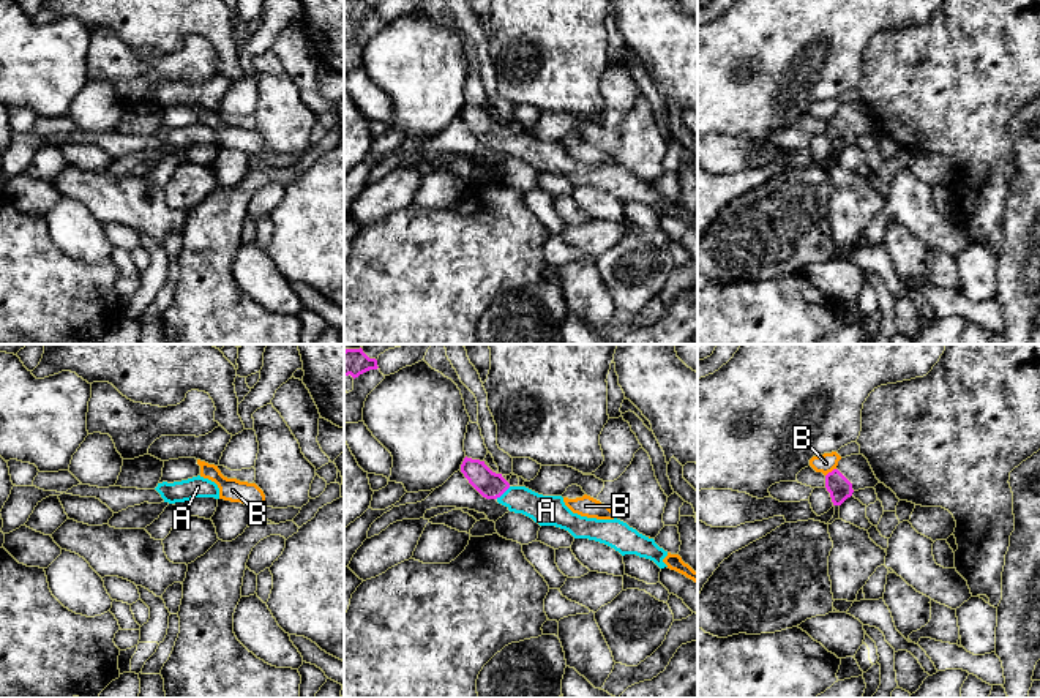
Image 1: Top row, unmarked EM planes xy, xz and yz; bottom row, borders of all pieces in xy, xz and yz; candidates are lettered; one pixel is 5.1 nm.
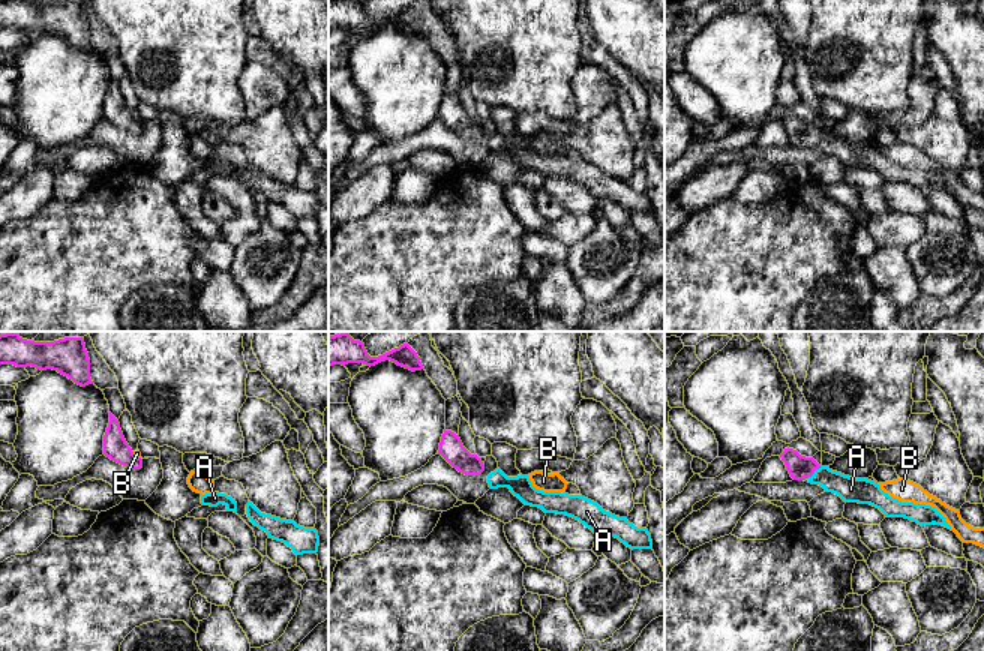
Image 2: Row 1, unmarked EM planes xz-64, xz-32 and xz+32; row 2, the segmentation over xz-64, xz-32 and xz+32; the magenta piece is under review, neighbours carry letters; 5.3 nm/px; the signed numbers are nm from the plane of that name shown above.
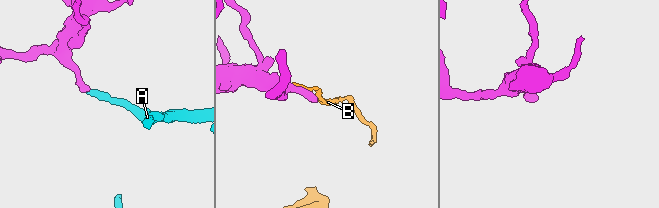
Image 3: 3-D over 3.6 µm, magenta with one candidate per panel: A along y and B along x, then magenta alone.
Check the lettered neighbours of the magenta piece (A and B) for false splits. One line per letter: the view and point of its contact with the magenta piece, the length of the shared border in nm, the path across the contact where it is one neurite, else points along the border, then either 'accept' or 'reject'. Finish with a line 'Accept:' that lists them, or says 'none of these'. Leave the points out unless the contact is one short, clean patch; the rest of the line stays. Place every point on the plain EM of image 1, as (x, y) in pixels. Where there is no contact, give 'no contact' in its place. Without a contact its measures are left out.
A: contact xz (502, 139); length 100 nm; way xz (491, 131), (502, 139), (546, 157); accept
B: contact yz (832, 117); length 70 nm; border yz (835, 114), (826, 122); reject
Accept: A

